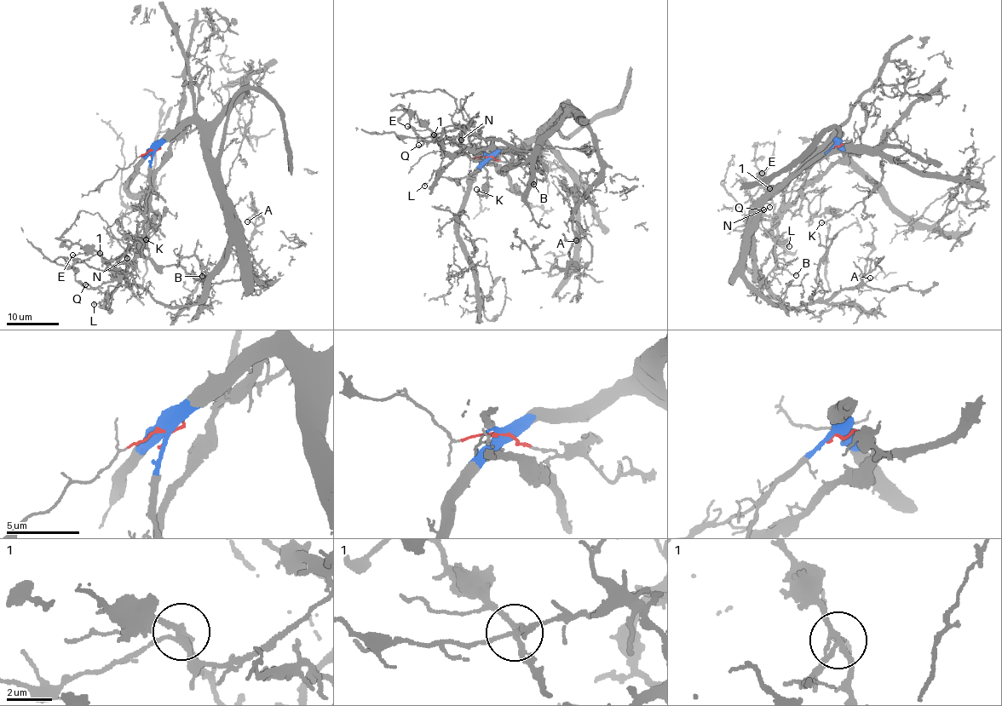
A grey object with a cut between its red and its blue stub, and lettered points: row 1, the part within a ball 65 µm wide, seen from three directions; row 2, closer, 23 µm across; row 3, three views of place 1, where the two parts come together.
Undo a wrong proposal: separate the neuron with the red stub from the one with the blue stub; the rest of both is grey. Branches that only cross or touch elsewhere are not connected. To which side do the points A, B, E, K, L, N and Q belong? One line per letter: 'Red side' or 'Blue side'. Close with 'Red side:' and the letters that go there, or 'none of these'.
A: Blue side
B: Blue side
E: Red side
K: Red side
L: Blue side
N: Red side
Q: Red side
Red side: E, K, N, Q

